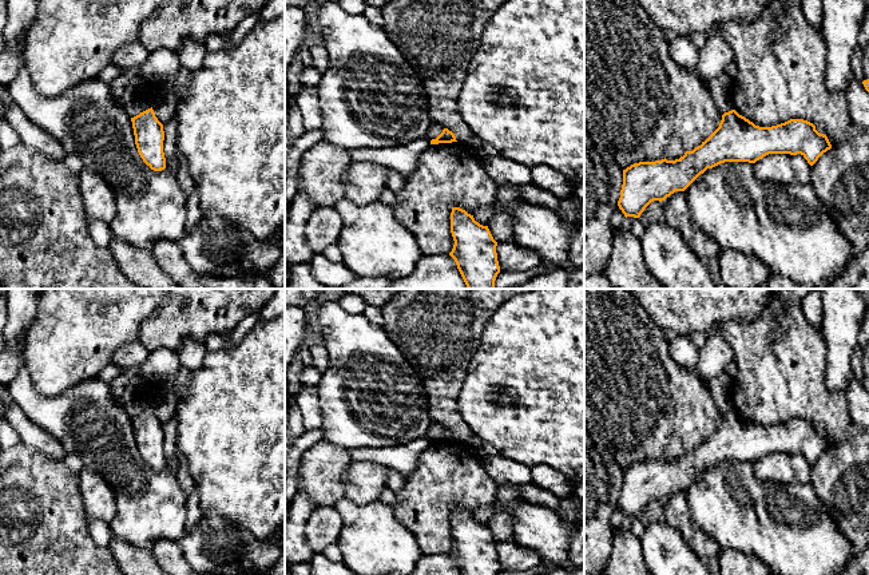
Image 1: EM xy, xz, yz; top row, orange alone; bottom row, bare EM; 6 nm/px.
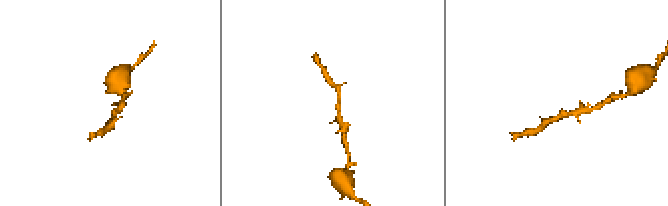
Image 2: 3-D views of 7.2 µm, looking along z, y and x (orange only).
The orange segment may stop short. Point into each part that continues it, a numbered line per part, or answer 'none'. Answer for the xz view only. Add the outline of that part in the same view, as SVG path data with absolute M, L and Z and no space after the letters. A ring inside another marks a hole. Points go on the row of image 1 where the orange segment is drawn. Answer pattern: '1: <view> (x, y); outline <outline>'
1: xz (435, 129); outline M432 122L428 131L426 131L426 138L429 140L436 139L441 132L443 132L444 127L440 126L436 122Z

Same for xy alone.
1: xy (139, 95); outline M136 76L127 83L123 91L123 108L131 116L152 107L156 99L155 87L143 76Z

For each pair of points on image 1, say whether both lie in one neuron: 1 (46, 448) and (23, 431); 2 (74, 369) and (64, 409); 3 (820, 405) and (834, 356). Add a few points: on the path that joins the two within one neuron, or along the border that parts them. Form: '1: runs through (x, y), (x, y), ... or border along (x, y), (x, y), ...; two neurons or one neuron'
1: runs through (40, 443), (28, 432); one neuron
2: border along (95, 376), (80, 380), (56, 395), (39, 393); two neurons
3: border along (825, 353), (825, 384), (844, 392); two neurons

